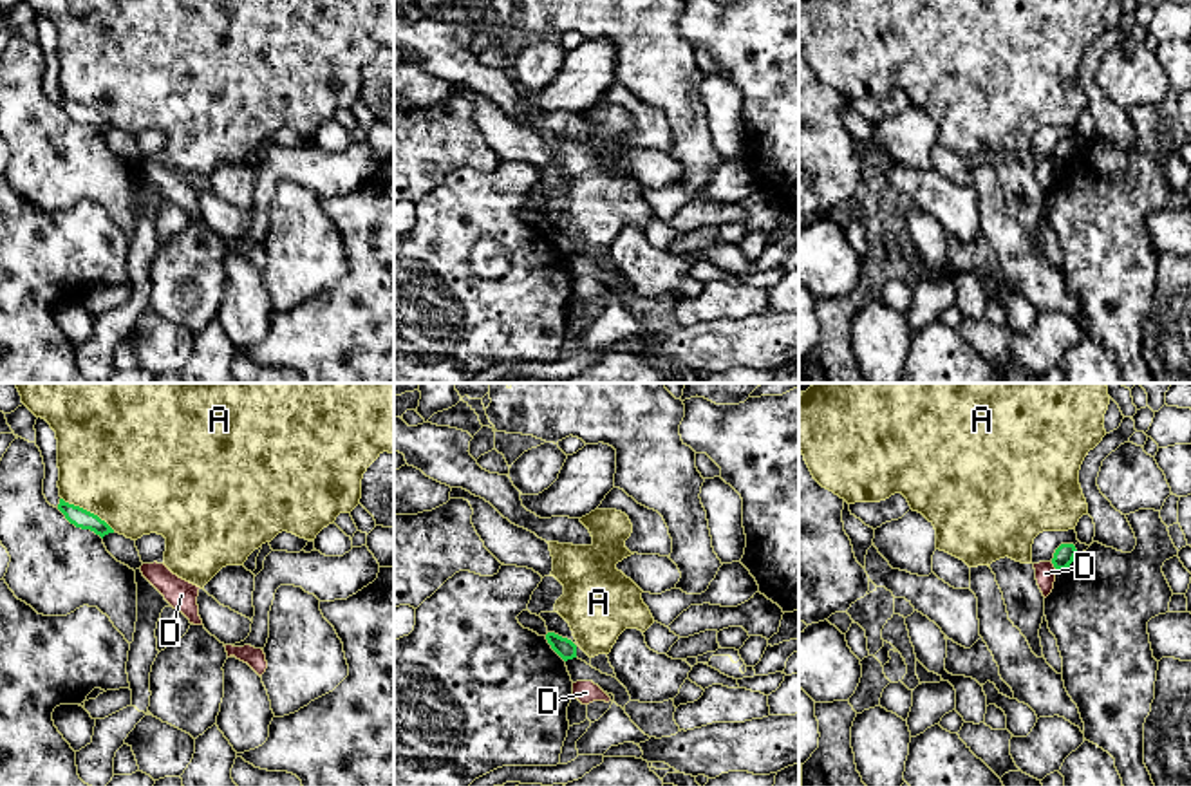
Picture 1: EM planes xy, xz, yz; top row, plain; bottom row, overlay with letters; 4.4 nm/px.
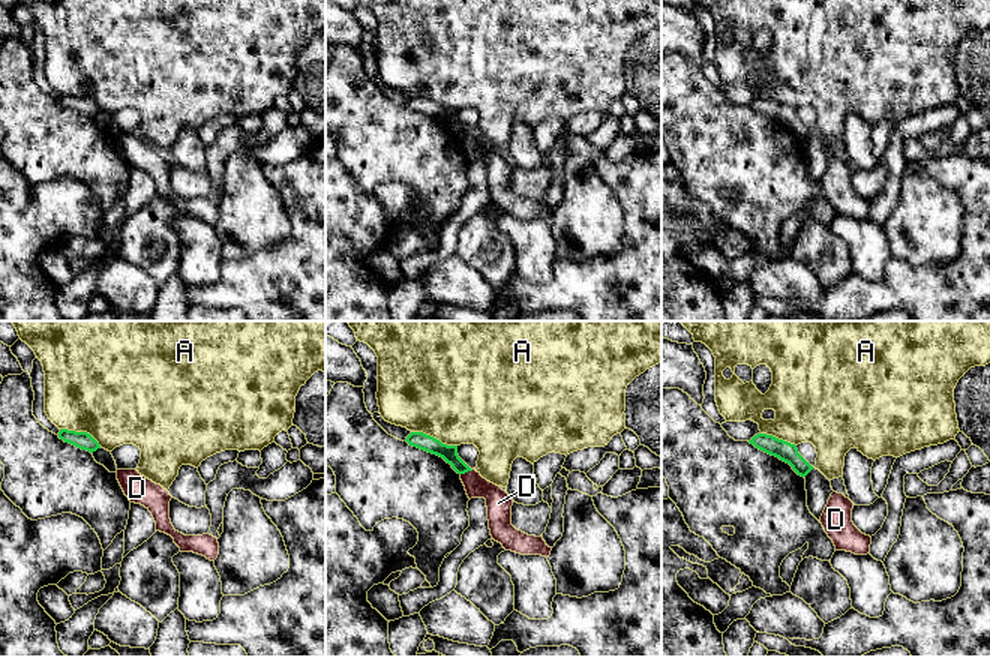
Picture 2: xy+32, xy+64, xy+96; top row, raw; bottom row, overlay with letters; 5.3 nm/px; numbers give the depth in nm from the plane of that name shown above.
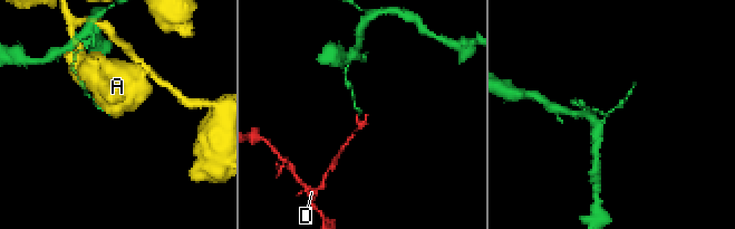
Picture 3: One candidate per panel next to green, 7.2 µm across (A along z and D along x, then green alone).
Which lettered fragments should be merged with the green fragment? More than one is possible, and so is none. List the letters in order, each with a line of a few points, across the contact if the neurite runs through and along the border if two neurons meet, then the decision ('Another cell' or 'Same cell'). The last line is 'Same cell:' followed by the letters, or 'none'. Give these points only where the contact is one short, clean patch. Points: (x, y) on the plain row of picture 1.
A: Another cell
D: Line: yz (1050, 158), (1058, 165). Another cell
Same cell: none

